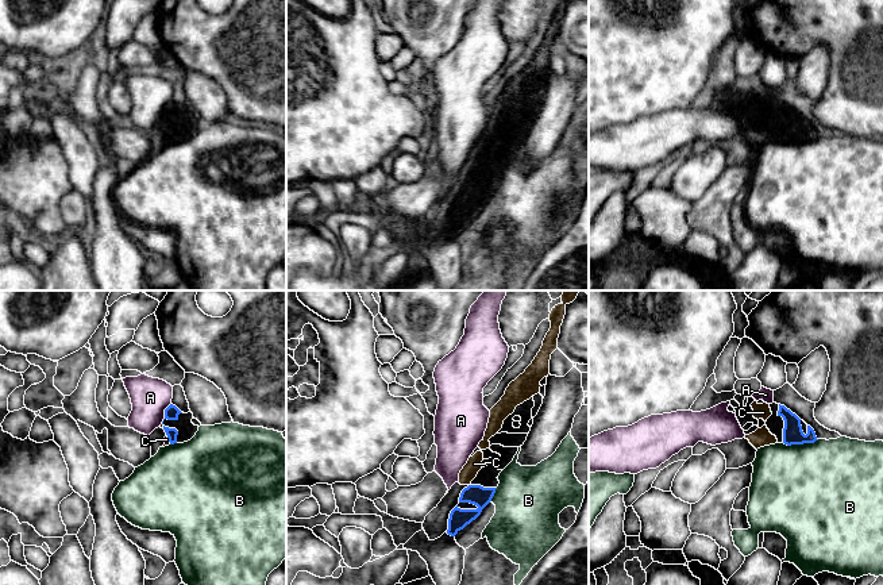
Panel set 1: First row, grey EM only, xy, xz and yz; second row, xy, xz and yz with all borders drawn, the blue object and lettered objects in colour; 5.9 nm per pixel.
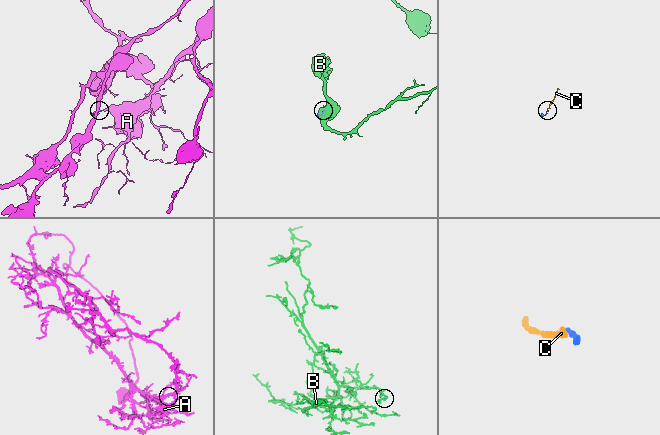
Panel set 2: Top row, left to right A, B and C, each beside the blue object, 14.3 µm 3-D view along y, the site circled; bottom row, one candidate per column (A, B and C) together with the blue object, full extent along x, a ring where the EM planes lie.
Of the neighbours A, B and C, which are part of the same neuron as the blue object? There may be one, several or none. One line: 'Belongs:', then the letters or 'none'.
Belongs: C

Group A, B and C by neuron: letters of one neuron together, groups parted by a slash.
A / B / C

